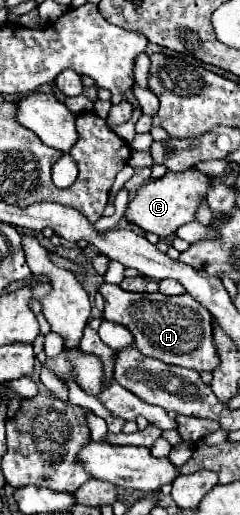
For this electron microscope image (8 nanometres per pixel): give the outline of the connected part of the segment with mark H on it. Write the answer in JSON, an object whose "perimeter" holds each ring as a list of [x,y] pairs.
{"perimeter":[[[106,282],[98,286],[98,292],[106,302],[104,318],[126,326],[134,334],[134,344],[144,356],[158,358],[166,364],[194,368],[196,372],[214,370],[214,366],[218,366],[218,354],[212,342],[212,314],[188,292],[180,296],[166,296],[160,292],[136,294]]]}

